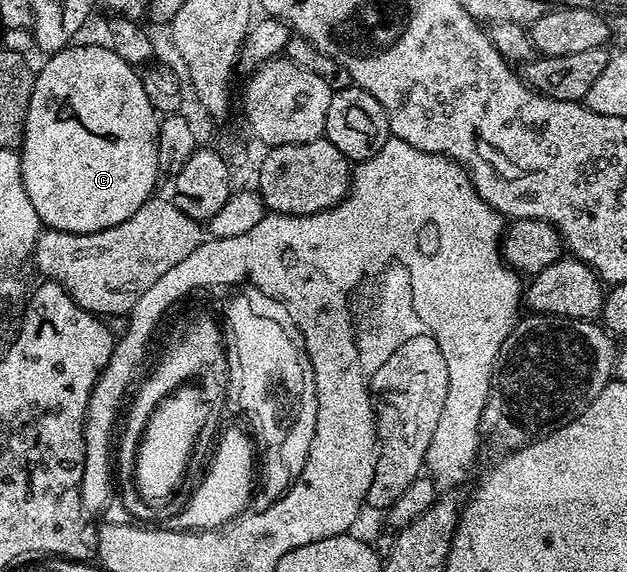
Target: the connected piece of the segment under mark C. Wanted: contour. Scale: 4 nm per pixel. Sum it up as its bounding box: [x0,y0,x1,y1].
[18,43,161,233]

